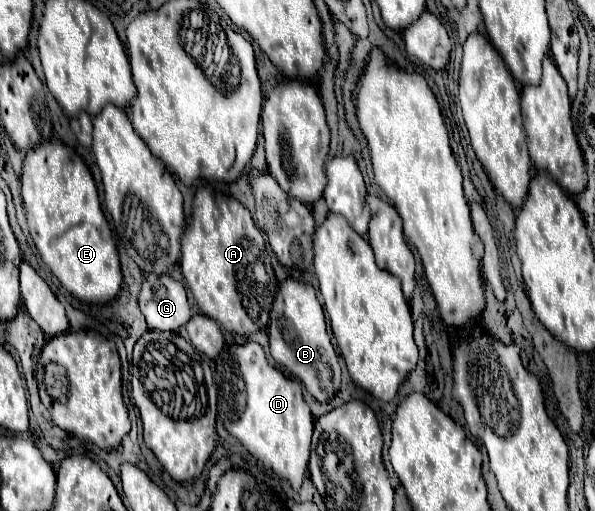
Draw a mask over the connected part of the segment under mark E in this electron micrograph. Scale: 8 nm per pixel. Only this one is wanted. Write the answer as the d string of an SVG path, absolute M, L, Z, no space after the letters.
M43 141L25 153L21 195L35 247L63 287L81 301L115 299L121 289L121 267L89 167L83 163L75 171L75 165L69 163L69 149L61 141Z

